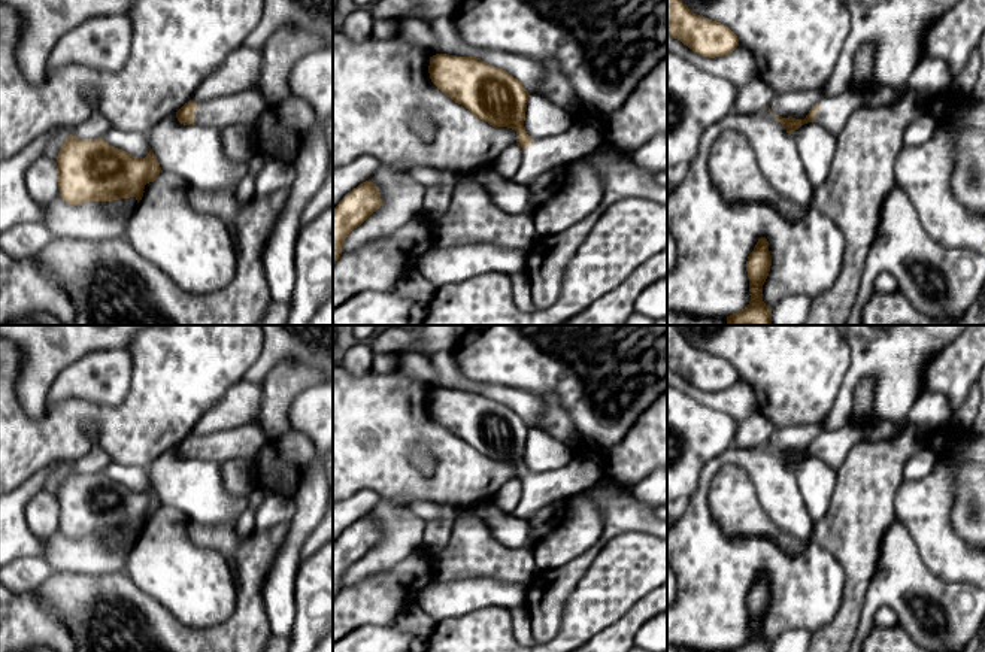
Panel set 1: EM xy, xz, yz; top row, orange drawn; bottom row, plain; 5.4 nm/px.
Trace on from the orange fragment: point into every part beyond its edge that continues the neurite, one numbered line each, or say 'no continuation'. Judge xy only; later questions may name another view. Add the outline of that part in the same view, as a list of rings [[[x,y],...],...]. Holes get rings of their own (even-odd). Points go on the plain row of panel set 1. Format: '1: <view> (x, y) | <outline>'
1: xy (245, 442) | [[[254,422],[196,439],[198,443],[194,446],[194,458],[218,463],[233,458],[254,461],[270,442],[266,433]]]

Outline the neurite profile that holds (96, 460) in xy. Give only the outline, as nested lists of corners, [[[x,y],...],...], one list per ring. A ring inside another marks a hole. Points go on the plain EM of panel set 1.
[[[94,449],[87,455],[85,461],[76,461],[72,468],[79,473],[98,473],[109,464],[109,460],[109,455],[103,451]]]

